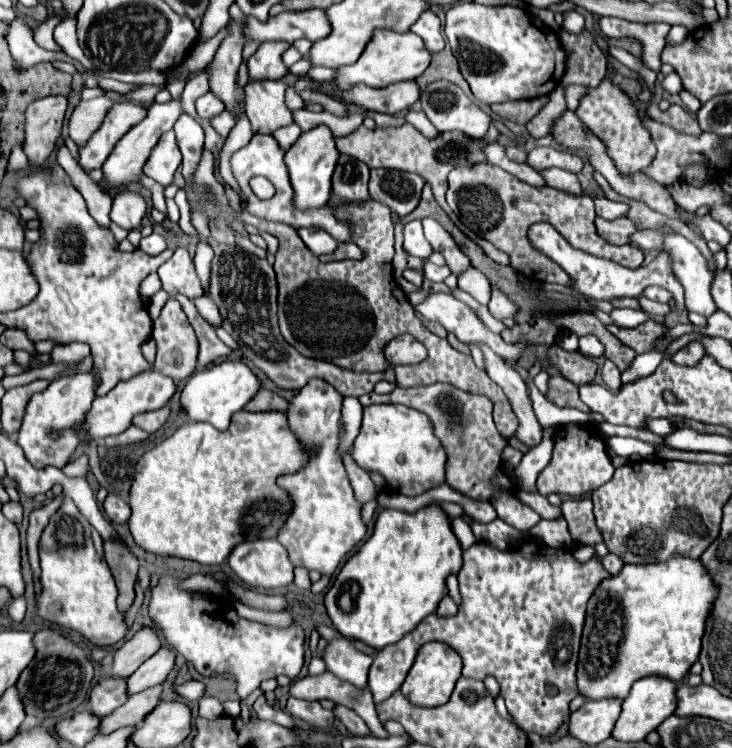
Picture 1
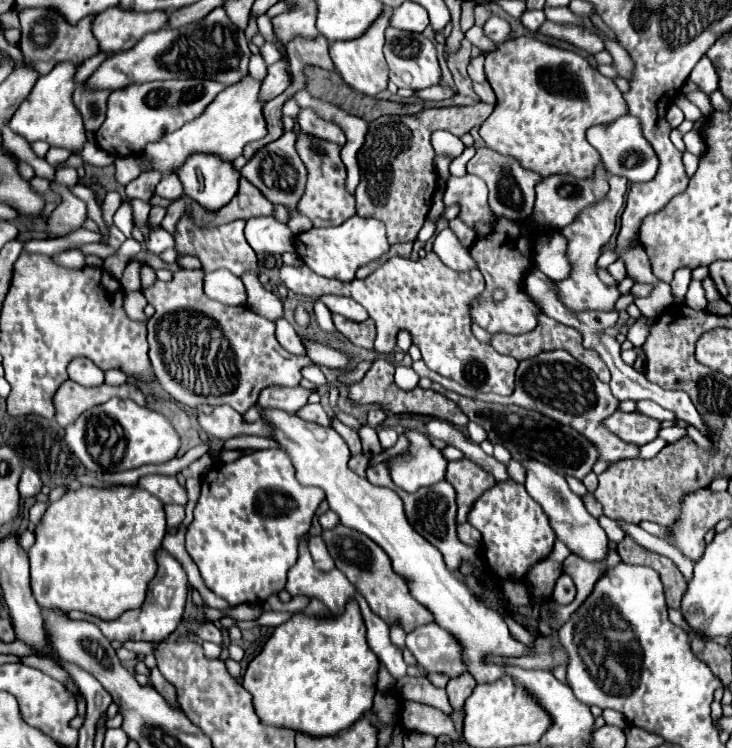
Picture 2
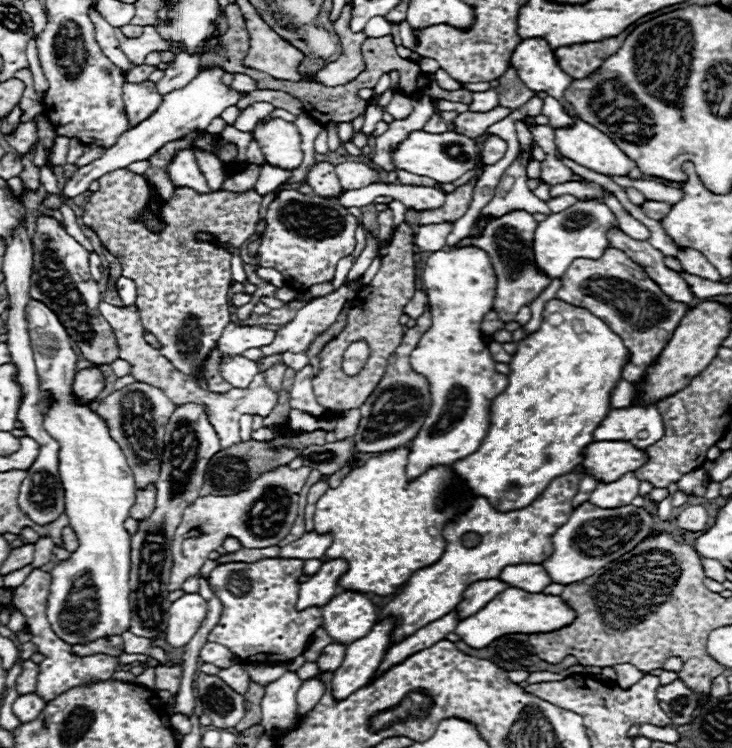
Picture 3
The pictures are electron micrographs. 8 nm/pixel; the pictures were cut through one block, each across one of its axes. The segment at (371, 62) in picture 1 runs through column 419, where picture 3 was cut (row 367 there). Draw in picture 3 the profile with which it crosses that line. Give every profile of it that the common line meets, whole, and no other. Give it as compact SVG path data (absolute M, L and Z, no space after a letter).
M30 300L26 306L26 322L40 390L52 398L44 414L44 428L60 444L58 468L66 494L66 516L80 542L78 550L50 572L52 582L46 616L52 630L68 644L116 636L130 626L130 534L124 528L124 520L136 502L134 476L122 448L112 440L106 420L92 412L90 404L80 404L72 392L78 354L72 350L70 336L58 316L40 300Z

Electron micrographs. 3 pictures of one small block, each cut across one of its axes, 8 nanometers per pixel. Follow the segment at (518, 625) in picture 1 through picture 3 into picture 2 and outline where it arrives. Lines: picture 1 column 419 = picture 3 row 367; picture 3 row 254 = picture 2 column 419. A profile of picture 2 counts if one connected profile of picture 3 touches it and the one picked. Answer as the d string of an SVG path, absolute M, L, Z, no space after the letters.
M344 524L336 526L334 530L324 530L322 536L328 544L330 556L336 562L336 568L340 572L344 572L344 576L348 576L352 586L360 588L360 594L364 596L364 600L368 602L372 612L376 616L380 616L386 624L400 624L404 628L404 632L412 632L412 628L432 622L432 612L428 612L410 594L408 582L402 576L396 576L396 572L392 572L388 554L380 546L376 546L372 540L368 540L368 536L364 536L356 530L350 530Z

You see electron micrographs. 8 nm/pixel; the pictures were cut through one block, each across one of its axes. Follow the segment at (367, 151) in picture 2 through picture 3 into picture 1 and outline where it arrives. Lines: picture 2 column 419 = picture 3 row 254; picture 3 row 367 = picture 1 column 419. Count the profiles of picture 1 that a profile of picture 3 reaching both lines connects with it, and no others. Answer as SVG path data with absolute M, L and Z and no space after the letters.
M378 168L370 172L370 196L386 204L398 216L408 216L420 202L424 178L416 172Z

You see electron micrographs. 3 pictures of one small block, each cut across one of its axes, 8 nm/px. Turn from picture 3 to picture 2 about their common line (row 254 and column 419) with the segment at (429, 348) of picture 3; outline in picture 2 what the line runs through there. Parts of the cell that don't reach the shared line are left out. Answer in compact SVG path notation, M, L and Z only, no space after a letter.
M404 430L404 436L410 442L408 448L400 456L386 460L392 482L406 492L440 482L448 466L442 450L432 446L432 440L420 430Z

